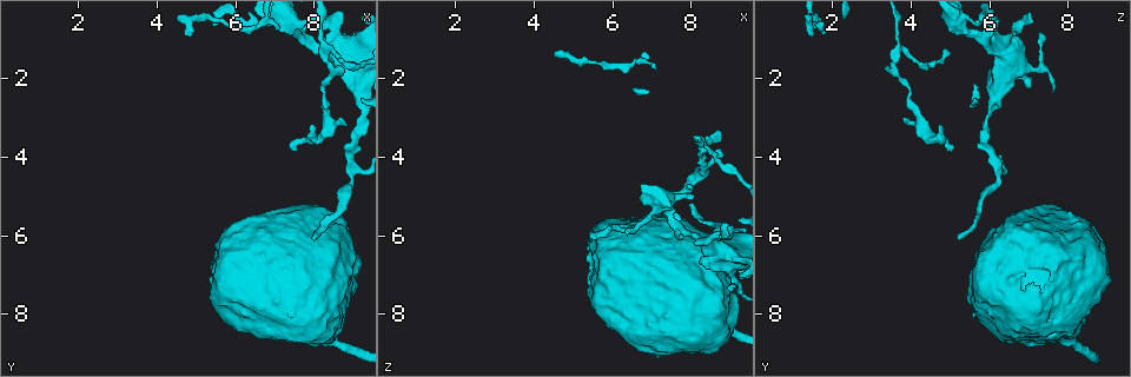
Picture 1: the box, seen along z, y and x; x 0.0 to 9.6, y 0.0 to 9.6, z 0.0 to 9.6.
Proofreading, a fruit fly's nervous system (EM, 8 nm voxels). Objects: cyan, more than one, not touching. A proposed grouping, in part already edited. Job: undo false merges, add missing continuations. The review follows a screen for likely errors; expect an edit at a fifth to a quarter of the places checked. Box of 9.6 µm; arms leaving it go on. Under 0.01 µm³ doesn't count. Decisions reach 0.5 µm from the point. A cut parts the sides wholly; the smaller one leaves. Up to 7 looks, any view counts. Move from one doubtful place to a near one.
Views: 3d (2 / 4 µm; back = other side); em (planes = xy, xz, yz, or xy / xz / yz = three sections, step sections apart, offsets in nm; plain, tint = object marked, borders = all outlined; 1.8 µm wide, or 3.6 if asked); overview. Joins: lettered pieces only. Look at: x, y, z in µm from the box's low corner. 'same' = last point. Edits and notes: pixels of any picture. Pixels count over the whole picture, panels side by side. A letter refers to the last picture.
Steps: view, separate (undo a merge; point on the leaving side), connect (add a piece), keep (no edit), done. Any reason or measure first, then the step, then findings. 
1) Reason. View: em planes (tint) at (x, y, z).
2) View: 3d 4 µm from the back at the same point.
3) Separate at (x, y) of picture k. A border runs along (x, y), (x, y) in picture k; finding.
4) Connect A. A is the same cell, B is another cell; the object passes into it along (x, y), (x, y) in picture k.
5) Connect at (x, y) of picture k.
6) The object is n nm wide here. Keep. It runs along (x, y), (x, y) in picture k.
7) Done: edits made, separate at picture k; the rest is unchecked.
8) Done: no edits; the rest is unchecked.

Sharp bend. View: em 3.6 µm planes (borders) at (8.70, 1.45, 6.45).

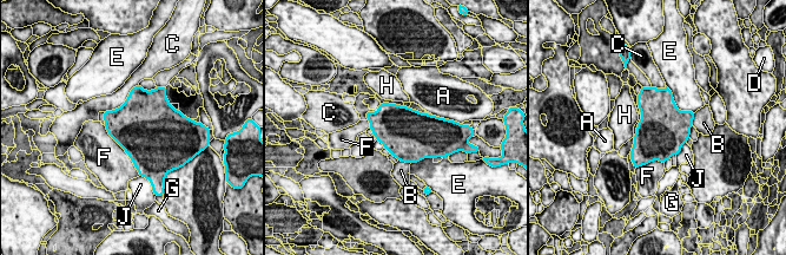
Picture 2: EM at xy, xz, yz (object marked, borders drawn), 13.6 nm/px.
Keep. A, B, C, D, E, F, G, H and J are other cells; a border runs along (105, 126), (137, 168) in picture 2; one cell here.

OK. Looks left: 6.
An open end. View: 3d 4 µm at (7.45, 3.80, 5.10).

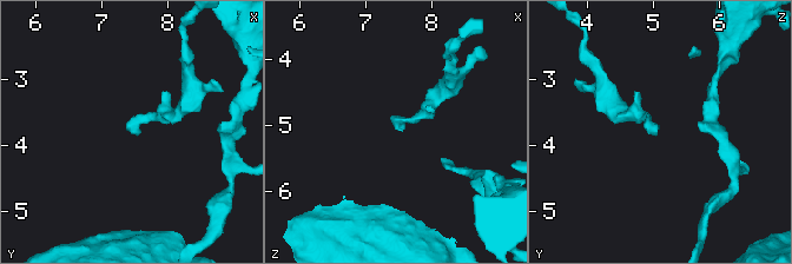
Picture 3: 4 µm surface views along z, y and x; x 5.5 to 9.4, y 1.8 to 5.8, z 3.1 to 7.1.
Now the EM. View: em xy step 4 (borders) at (7.50, 3.80, 5.05).

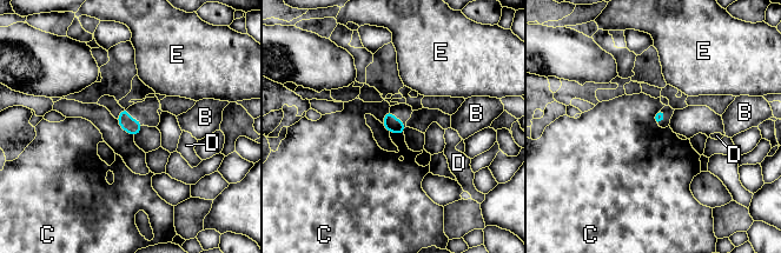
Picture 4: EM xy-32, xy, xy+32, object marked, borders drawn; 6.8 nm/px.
Another direction. View: em planes (borders) at the same point.

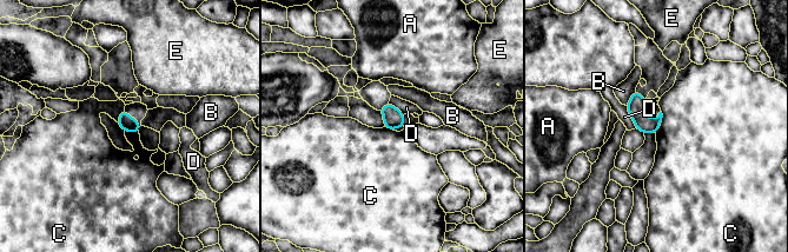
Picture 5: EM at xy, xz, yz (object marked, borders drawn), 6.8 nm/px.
The object is 100 nm wide here. Keep. A, B, C, D and E are other cells; no lettered piece goes on from it.

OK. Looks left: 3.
An open end. View: em planes (borders) at (8.80, 3.15, 3.80).

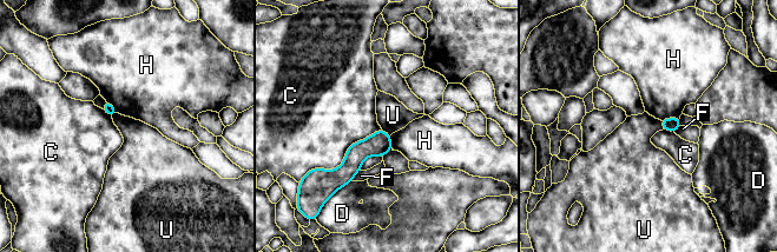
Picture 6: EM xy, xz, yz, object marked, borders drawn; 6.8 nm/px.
Keep. C, D, F, H and U are other cells; it runs along (387, 138), (369, 146), (342, 177) in picture 6; no lettered piece goes on from it.

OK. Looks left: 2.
Done: no edits; the rest is unchecked.

